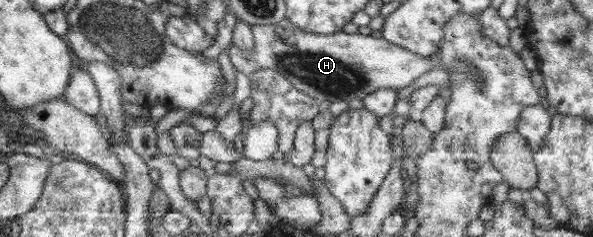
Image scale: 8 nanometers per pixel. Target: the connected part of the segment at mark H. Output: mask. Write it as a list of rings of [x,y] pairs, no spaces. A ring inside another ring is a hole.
[[[288,18],[278,24],[256,25],[253,32],[256,45],[247,51],[247,59],[250,60],[250,64],[256,70],[270,69],[280,72],[298,90],[306,92],[319,101],[328,100],[331,103],[344,100],[348,103],[354,98],[363,99],[367,94],[374,93],[376,89],[404,88],[418,76],[437,66],[435,58],[420,58],[382,38],[364,36],[360,33],[346,34],[344,31],[332,34],[309,33],[292,24]]]

